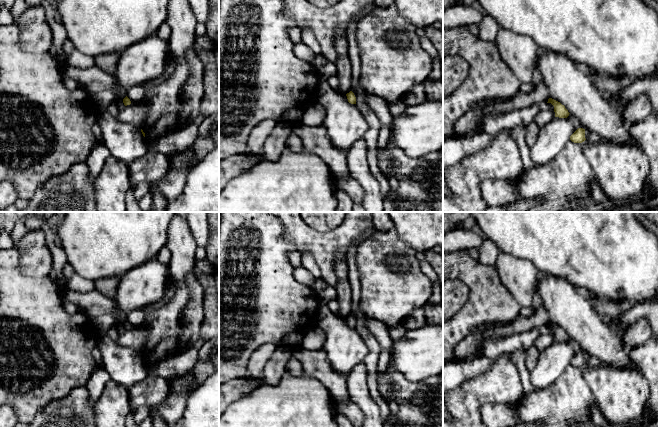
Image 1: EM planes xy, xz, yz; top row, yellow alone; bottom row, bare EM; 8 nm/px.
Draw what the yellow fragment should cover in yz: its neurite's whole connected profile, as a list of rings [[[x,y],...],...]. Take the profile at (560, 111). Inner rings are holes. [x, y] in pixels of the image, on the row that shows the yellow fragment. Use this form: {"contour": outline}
{"contour": [[[549,98],[547,103],[551,103],[554,106],[555,117],[567,118],[569,116],[570,113],[560,102]]]}

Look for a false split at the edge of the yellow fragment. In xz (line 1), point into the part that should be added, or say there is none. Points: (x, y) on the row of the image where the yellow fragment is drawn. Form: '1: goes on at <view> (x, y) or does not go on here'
1: does not go on here

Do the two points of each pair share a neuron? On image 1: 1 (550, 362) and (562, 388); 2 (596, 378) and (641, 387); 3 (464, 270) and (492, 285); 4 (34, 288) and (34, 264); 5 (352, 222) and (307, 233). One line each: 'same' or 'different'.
1: different
2: same
3: same
4: different
5: same

